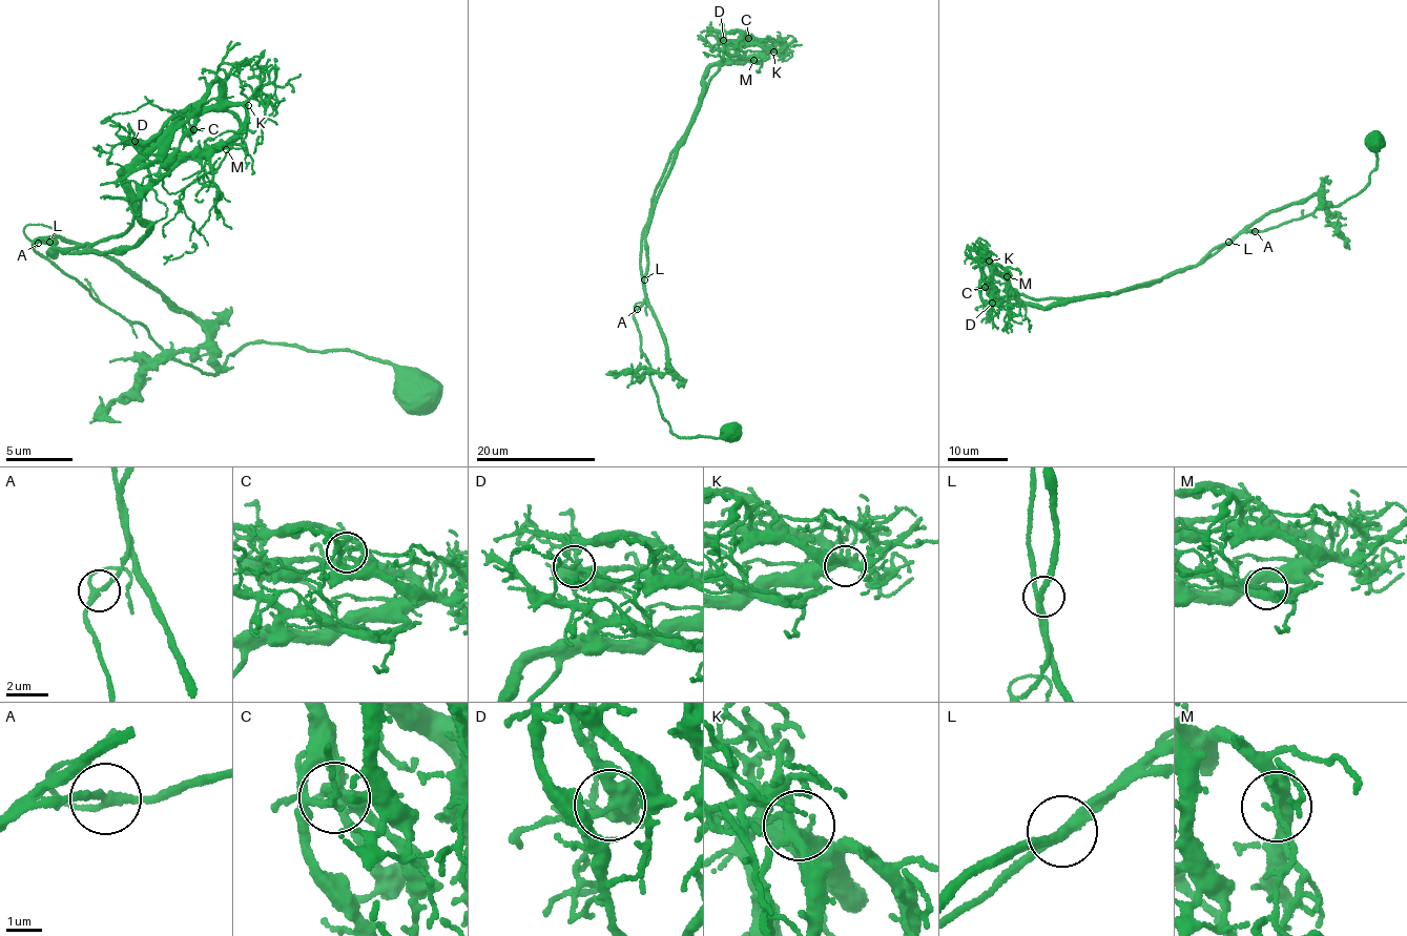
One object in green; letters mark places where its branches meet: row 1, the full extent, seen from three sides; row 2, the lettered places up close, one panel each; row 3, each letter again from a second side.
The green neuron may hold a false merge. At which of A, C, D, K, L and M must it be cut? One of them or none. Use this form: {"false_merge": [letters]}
{"false_merge": []}

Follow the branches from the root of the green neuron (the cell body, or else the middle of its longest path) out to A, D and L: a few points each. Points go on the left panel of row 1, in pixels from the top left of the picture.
A: (33, 242), (35, 247), (38, 246), (34, 242), (39, 238), (57, 243), (38, 242)
D: (33, 242), (70, 248), (126, 231), (148, 184), (144, 153), (180, 118), (210, 110), (219, 85), (135, 141)
L: (33, 242), (36, 247), (34, 242), (39, 238), (49, 242)

